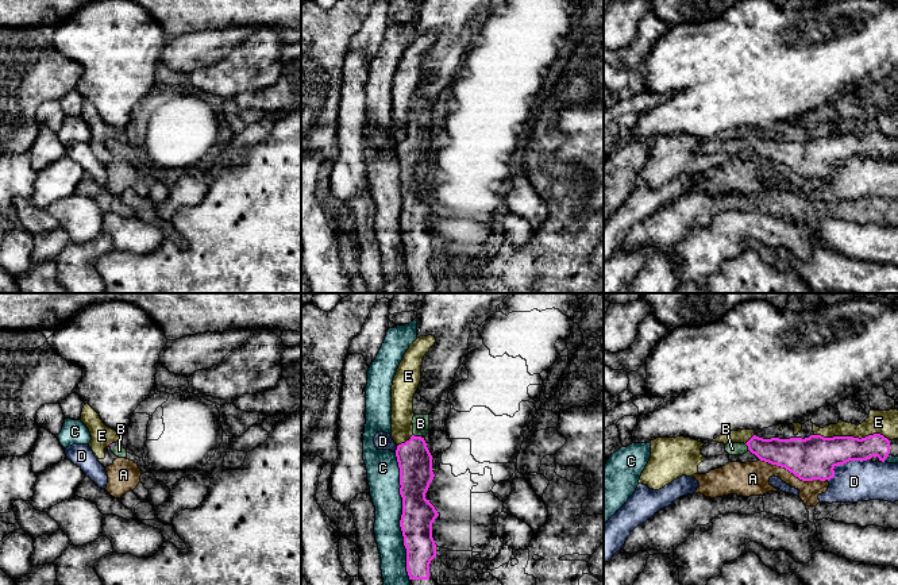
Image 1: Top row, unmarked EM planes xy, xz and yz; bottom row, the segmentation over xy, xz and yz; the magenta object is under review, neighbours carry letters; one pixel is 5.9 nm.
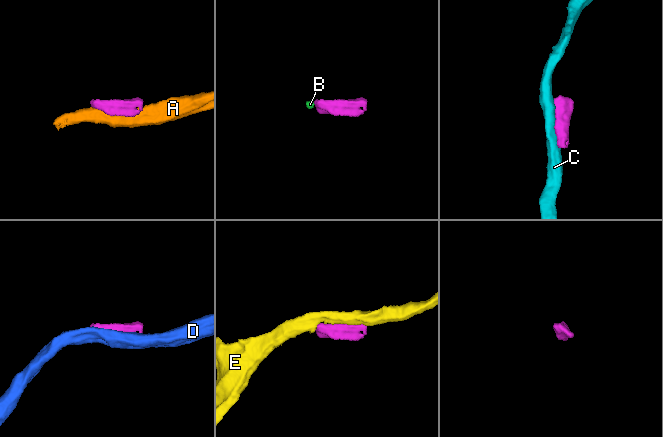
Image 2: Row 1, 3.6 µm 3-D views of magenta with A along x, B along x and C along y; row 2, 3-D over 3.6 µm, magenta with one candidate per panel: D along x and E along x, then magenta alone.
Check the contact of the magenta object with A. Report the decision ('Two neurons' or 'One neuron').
Two neurons

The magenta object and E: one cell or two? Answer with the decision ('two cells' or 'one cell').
two cells

